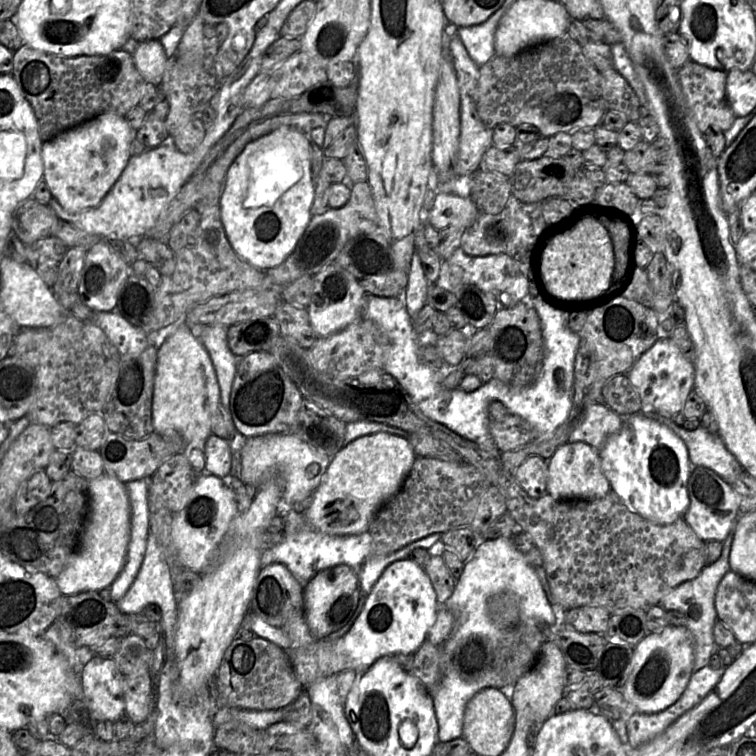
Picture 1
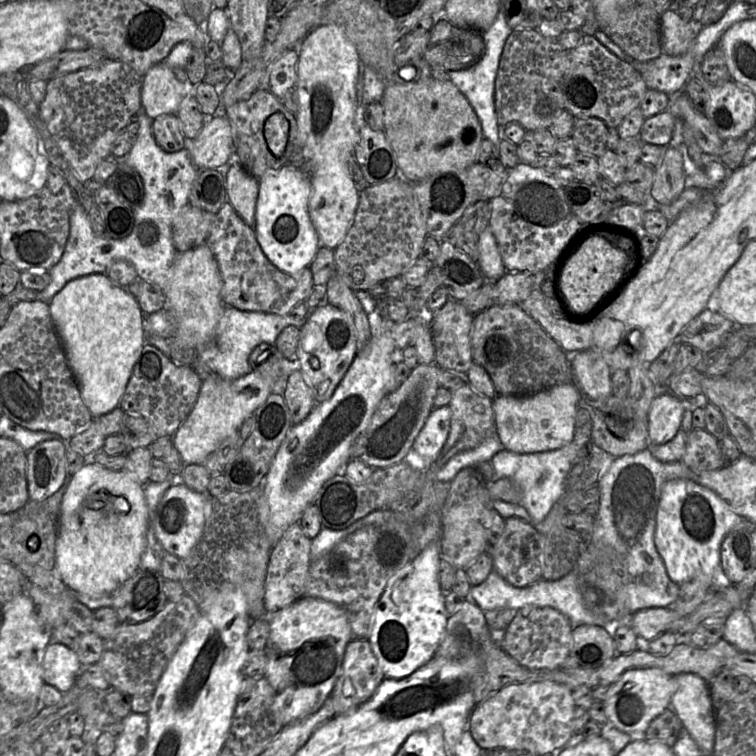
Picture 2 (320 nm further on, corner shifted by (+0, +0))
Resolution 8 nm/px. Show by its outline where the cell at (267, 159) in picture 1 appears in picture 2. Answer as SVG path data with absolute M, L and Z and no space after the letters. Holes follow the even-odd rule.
M297 167L267 170L259 179L254 232L267 258L281 271L297 273L308 267L319 249L319 237L309 215L310 180Z

